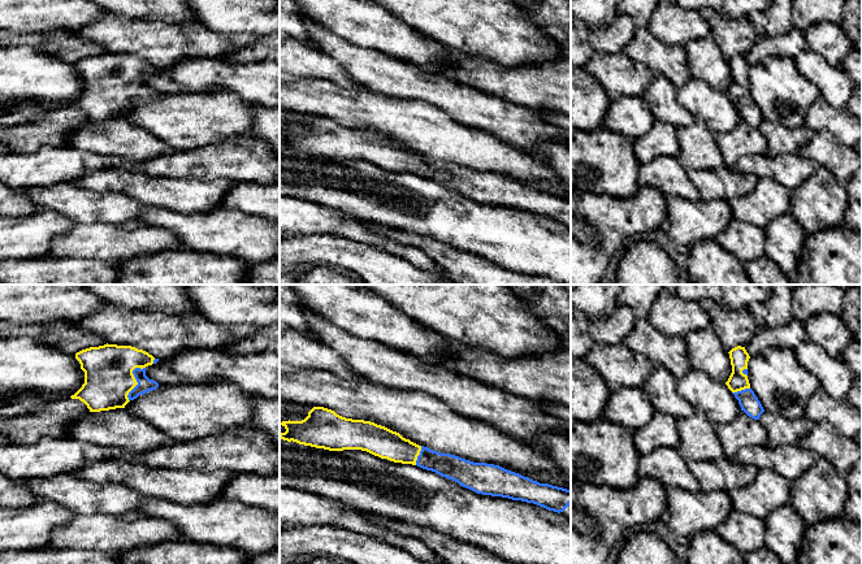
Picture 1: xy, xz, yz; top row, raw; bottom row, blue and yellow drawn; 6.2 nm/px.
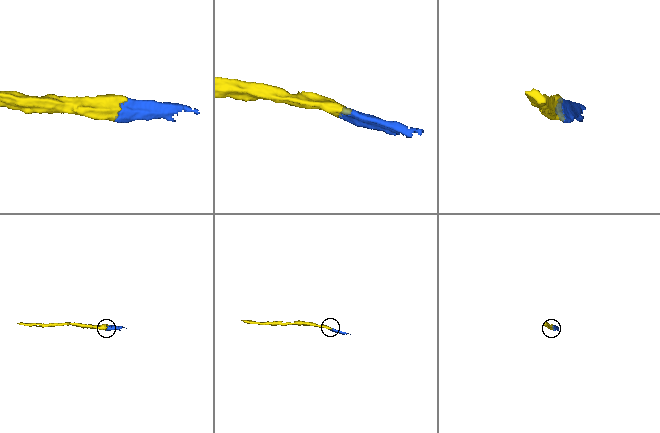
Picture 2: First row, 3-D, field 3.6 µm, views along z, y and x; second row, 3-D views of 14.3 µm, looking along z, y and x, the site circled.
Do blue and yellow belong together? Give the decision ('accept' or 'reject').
accept

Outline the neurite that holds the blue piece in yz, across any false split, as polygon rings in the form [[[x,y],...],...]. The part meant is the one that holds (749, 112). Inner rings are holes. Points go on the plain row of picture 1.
[[[741,55],[732,57],[728,62],[731,68],[732,82],[725,94],[738,109],[741,120],[744,120],[751,127],[759,129],[764,118],[754,100],[750,97],[748,88],[748,70],[750,65],[745,56]]]

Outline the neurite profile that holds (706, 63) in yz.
[[[711,35],[683,45],[690,75],[711,88],[725,92],[732,82],[728,60]]]

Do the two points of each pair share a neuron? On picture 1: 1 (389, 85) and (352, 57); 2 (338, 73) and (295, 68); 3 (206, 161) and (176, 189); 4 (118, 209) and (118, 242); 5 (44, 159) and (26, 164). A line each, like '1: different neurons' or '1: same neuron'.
1: same neuron
2: same neuron
3: different neurons
4: different neurons
5: same neuron

